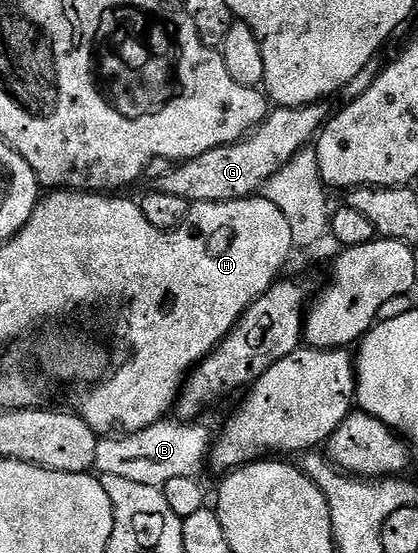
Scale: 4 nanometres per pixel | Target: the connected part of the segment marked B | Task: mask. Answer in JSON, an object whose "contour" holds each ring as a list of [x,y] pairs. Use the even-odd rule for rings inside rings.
{"contour":[[[178,419],[170,420],[160,420],[136,434],[101,438],[95,454],[95,470],[101,476],[121,477],[125,478],[126,481],[135,481],[140,485],[150,485],[161,489],[167,481],[172,481],[177,477],[199,478],[204,467],[207,468],[210,459],[212,433],[198,425],[199,423]]]}

